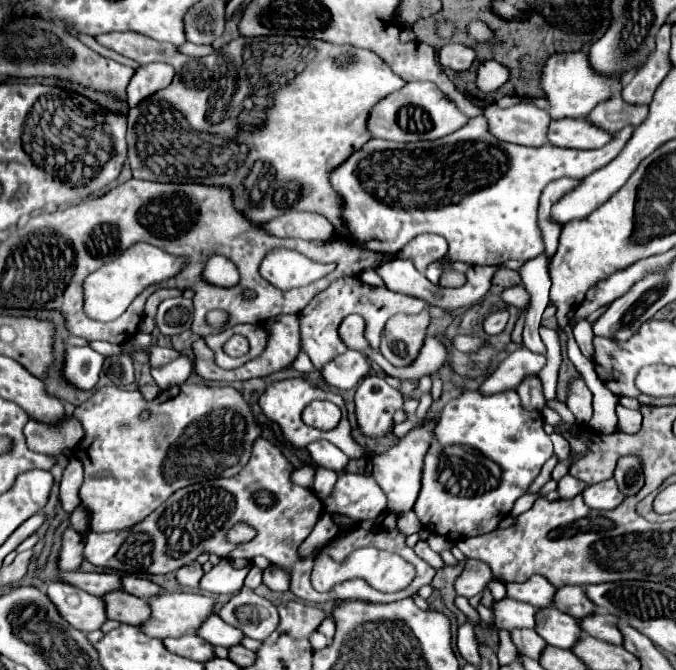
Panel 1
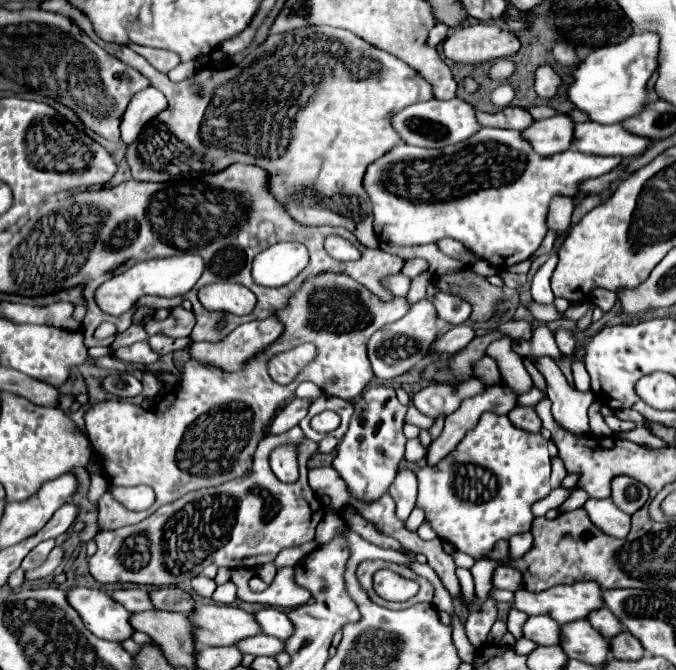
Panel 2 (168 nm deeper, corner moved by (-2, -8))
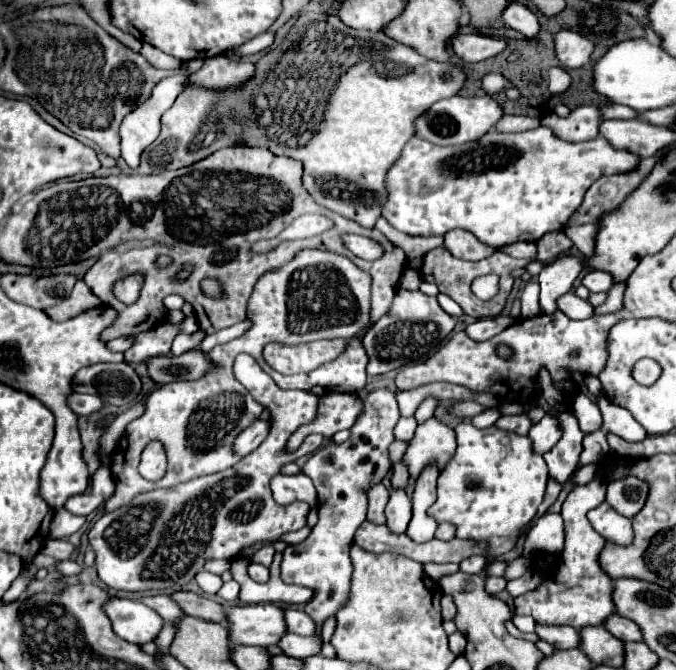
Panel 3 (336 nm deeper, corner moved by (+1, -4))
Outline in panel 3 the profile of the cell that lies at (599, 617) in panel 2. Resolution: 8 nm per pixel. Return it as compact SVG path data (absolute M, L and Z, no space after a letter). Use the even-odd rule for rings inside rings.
M615 614L615 616L609 616L609 620L605 620L605 630L611 632L613 636L617 636L619 640L623 642L639 642L641 640L641 630L635 622Z

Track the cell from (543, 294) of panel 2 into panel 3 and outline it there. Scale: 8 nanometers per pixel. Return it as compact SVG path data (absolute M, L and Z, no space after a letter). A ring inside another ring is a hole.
M529 282L523 290L523 296L521 296L521 316L533 318L539 312L541 312L541 308L539 308L539 284Z

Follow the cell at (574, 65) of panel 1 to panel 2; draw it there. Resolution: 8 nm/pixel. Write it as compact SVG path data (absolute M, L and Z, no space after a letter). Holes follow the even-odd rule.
M636 32L628 40L612 46L604 46L588 54L588 58L574 70L574 82L568 88L570 102L588 112L594 122L616 124L630 116L640 114L656 92L648 88L658 64L658 36Z

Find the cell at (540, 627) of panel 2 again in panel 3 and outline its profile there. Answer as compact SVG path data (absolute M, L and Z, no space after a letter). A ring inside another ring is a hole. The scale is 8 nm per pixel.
M535 624L535 634L549 642L551 646L565 650L579 646L579 632L569 626L551 626L551 624Z

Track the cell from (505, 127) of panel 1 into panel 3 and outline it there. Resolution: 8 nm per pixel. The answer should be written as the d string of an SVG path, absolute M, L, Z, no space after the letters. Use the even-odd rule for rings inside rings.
M579 106L571 110L567 118L561 118L557 114L547 114L541 118L541 126L547 126L553 130L553 134L561 140L571 142L583 142L593 140L599 132L599 110L595 106Z

